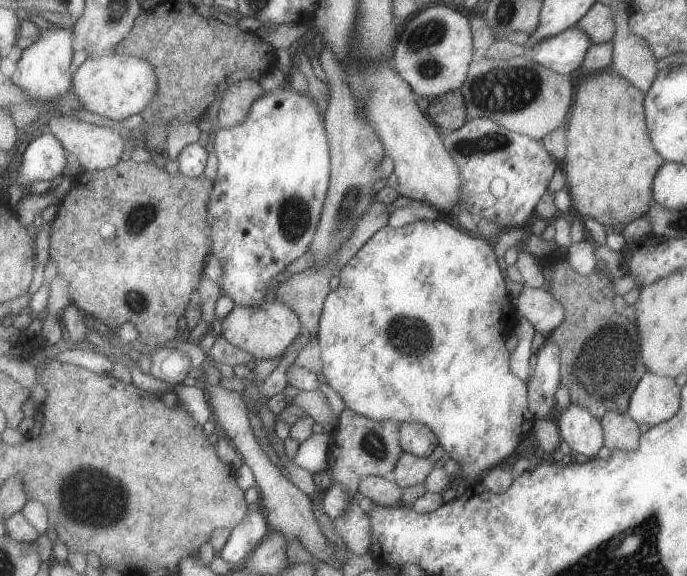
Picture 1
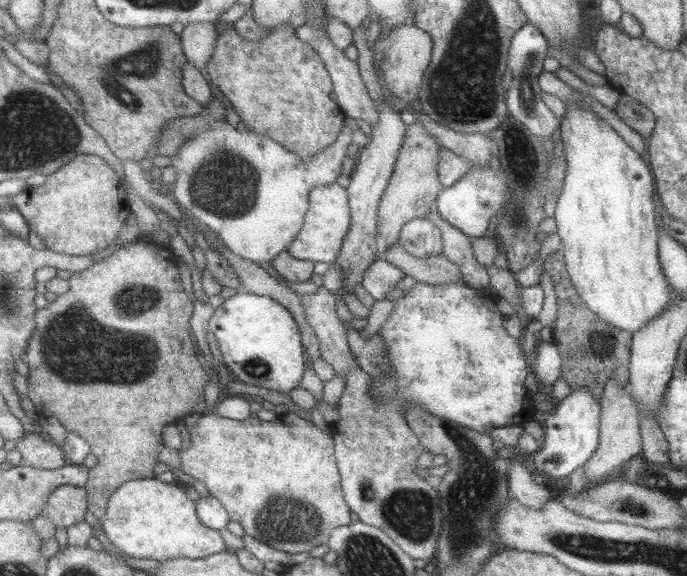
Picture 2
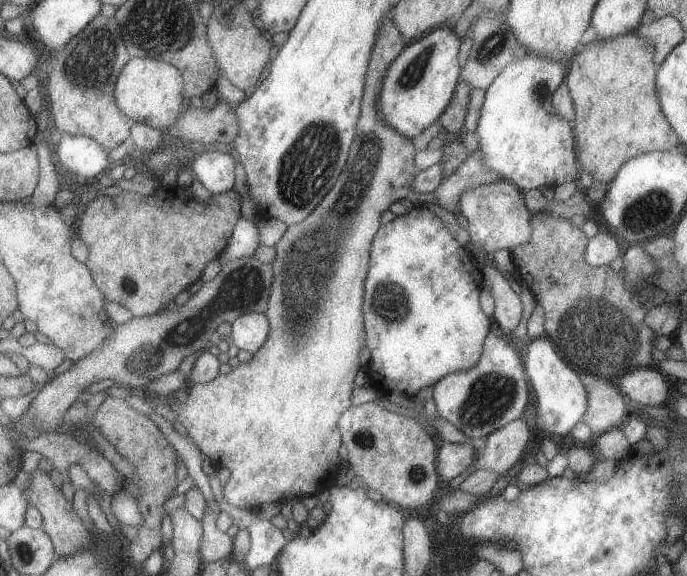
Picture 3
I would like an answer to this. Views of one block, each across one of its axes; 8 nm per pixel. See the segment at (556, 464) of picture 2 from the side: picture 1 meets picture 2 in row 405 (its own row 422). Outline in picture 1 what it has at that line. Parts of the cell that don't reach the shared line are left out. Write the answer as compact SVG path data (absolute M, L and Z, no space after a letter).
M573 403L562 412L557 426L561 439L570 446L573 454L584 454L594 459L605 446L601 422Z

